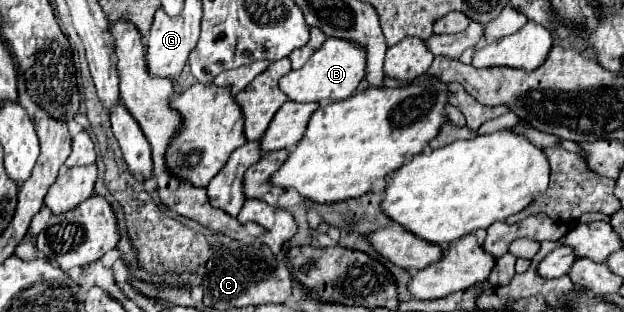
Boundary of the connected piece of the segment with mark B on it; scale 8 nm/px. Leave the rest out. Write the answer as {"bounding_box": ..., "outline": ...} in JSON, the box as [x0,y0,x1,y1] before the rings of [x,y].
{"bounding_box":[280,38,366,102],"outline":[[[326,38],[324,44],[312,54],[312,58],[300,68],[280,78],[280,90],[294,102],[320,102],[320,100],[344,100],[352,96],[366,76],[366,50],[358,42],[342,38]]]}

